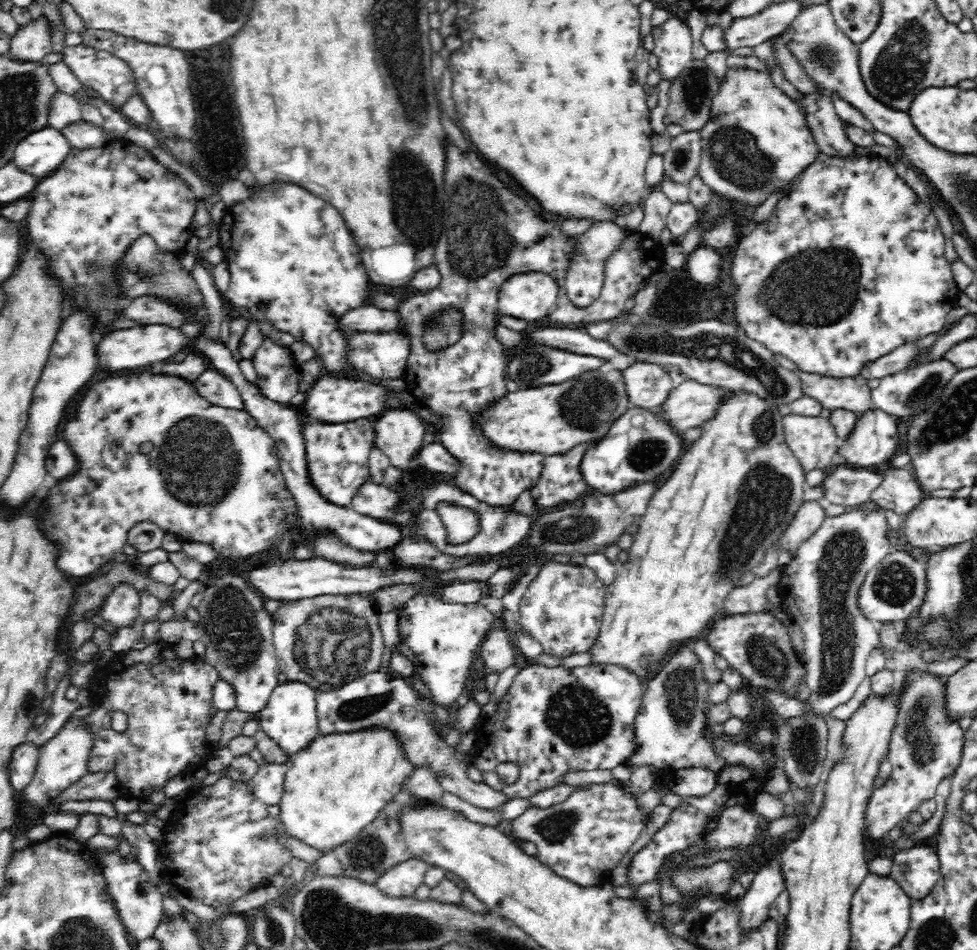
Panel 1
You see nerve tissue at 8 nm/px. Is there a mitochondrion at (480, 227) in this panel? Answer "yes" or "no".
yes

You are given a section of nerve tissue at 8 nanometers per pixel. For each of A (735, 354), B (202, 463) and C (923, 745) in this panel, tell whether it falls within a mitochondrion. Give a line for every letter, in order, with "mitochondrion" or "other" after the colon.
A: mitochondrion
B: mitochondrion
C: mitochondrion

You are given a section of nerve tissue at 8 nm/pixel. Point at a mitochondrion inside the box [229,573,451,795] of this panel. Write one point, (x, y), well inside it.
(330, 642)

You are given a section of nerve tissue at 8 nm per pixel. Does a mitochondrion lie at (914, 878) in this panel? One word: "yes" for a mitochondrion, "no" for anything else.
no

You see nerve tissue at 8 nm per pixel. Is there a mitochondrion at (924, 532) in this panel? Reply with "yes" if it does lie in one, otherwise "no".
no

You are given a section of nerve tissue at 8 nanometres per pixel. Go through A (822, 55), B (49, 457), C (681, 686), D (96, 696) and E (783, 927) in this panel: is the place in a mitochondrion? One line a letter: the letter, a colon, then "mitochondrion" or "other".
A: mitochondrion
B: other
C: mitochondrion
D: other
E: other

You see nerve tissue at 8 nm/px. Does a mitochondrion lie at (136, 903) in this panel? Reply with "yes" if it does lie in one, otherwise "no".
no

